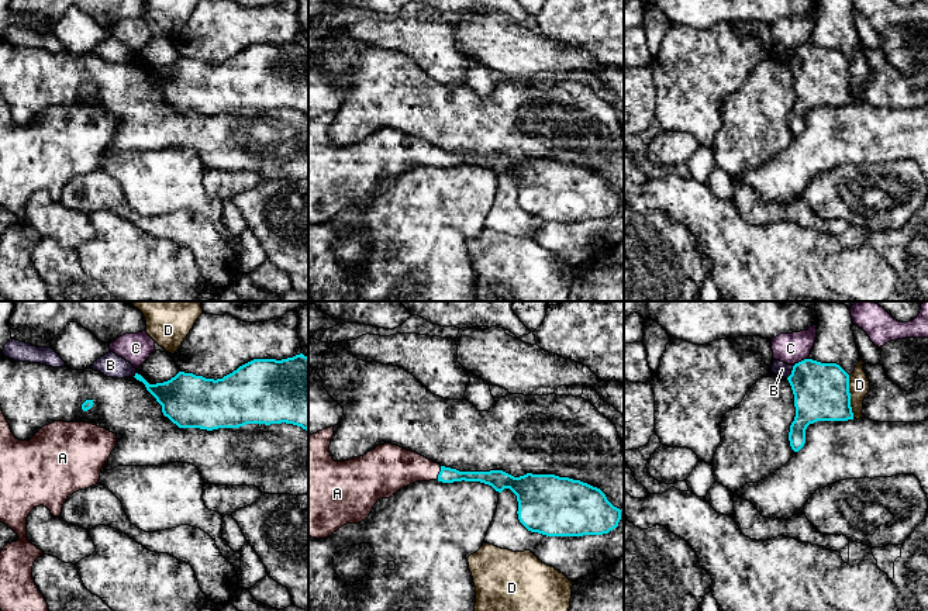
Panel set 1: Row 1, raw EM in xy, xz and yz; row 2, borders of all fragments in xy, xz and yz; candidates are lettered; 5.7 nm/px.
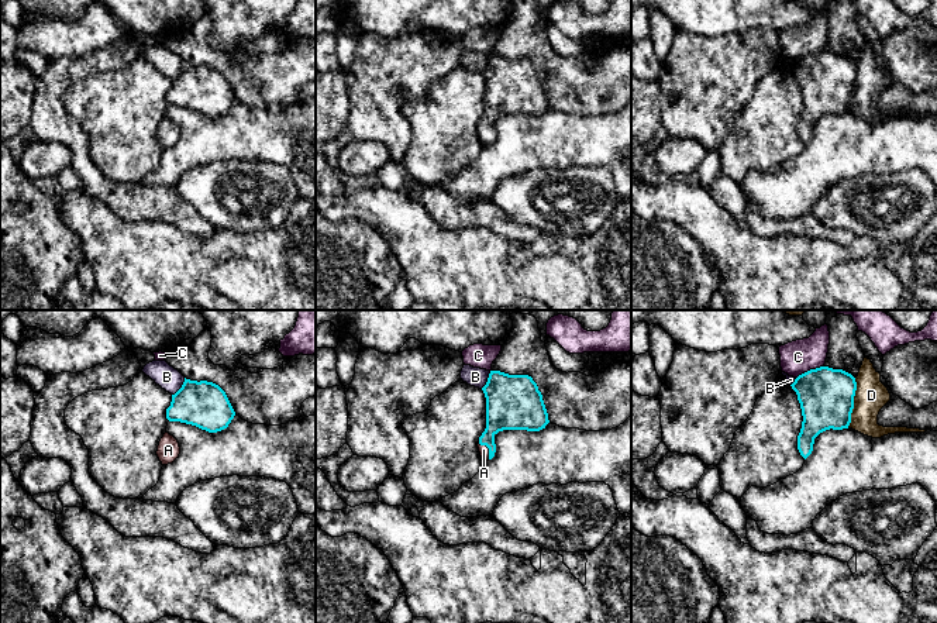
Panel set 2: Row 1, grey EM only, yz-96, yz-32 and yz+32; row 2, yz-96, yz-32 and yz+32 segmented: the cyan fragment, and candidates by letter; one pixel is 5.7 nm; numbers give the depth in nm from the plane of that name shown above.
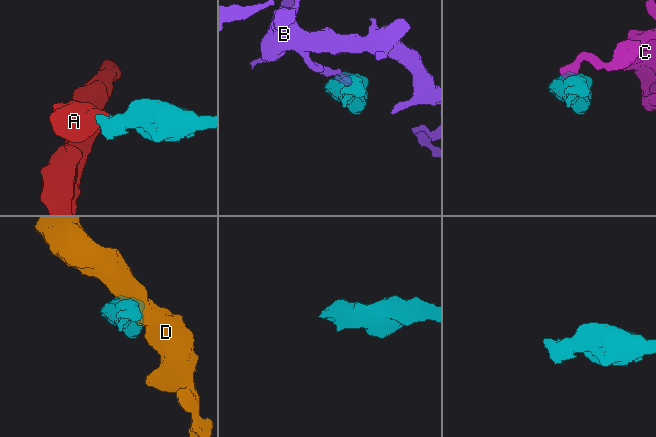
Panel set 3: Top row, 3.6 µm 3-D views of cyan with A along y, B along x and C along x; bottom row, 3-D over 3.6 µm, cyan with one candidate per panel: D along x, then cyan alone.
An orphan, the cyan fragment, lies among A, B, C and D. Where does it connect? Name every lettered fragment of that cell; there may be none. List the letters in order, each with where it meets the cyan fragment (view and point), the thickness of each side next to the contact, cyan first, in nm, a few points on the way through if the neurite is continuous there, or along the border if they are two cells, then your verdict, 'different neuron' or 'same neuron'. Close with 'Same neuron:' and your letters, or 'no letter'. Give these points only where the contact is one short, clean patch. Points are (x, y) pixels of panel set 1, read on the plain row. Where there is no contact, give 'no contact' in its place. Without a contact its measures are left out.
A: meets cyan in xz at (440, 158); 90 nm thick on the cyan side, 240 nm on the other; runs through xz (447, 159), (440, 158), (417, 152), (397, 152); same neuron
B: meets cyan in yz at (792, 57); 320 nm thick on the cyan side, 90 nm on the other; border along yz (794, 49), (786, 62); different neuron
C: meets cyan in yz at (801, 45); 320 nm thick on the cyan side, 180 nm on the other; border along yz (809, 42), (794, 49); different neuron
D: meets cyan in yz at (849, 82); 320 nm thick on the cyan side, 120 nm on the other; different neuron
Same neuron: A

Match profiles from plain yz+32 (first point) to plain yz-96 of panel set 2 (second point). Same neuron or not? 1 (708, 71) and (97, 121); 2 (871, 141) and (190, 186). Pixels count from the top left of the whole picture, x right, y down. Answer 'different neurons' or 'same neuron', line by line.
1: different neurons
2: different neurons

